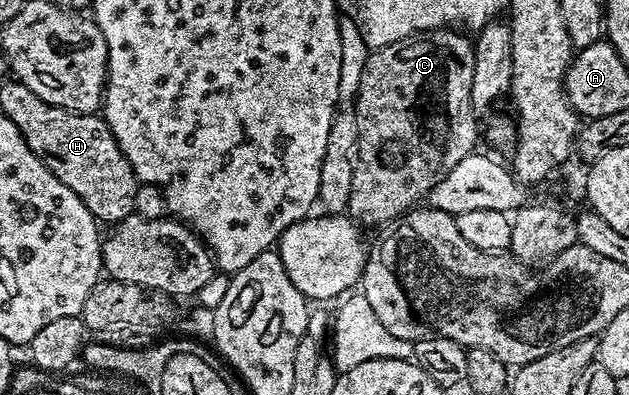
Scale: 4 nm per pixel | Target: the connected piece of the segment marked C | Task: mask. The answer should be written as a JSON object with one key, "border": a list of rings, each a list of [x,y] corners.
{"border":[[[452,27],[435,28],[431,32],[419,32],[407,40],[400,40],[370,51],[355,99],[357,125],[359,126],[359,158],[357,159],[357,168],[353,172],[351,198],[347,209],[348,215],[352,216],[358,225],[385,224],[388,220],[395,219],[396,216],[404,217],[414,205],[428,197],[440,177],[446,176],[451,169],[459,166],[459,162],[463,162],[463,158],[471,155],[476,149],[473,147],[476,146],[477,140],[479,144],[479,117],[473,113],[471,106],[471,77],[475,75],[474,41],[464,35],[468,36],[464,31],[454,30]]]}

